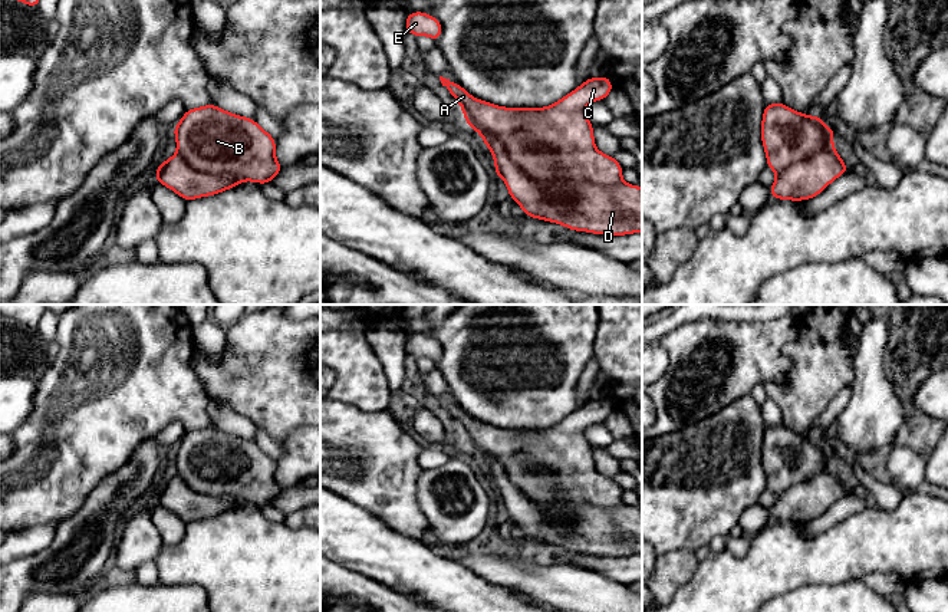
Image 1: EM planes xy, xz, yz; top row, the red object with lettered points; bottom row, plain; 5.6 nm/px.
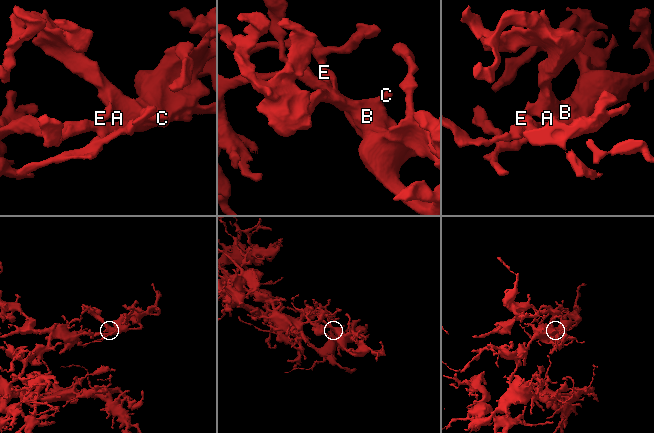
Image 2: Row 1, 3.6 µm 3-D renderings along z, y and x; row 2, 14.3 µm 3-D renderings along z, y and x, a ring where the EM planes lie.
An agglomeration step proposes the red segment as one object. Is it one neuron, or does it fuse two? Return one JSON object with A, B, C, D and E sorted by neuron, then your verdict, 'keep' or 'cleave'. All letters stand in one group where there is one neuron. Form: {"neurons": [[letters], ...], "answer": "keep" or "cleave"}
{"neurons": [["A", "B", "C", "D", "E"]], "answer": "keep"}

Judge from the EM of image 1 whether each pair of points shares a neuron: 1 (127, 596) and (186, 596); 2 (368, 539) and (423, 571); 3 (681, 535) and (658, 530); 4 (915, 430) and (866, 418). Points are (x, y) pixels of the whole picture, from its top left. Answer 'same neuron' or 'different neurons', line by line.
1: same neuron
2: same neuron
3: same neuron
4: different neurons

